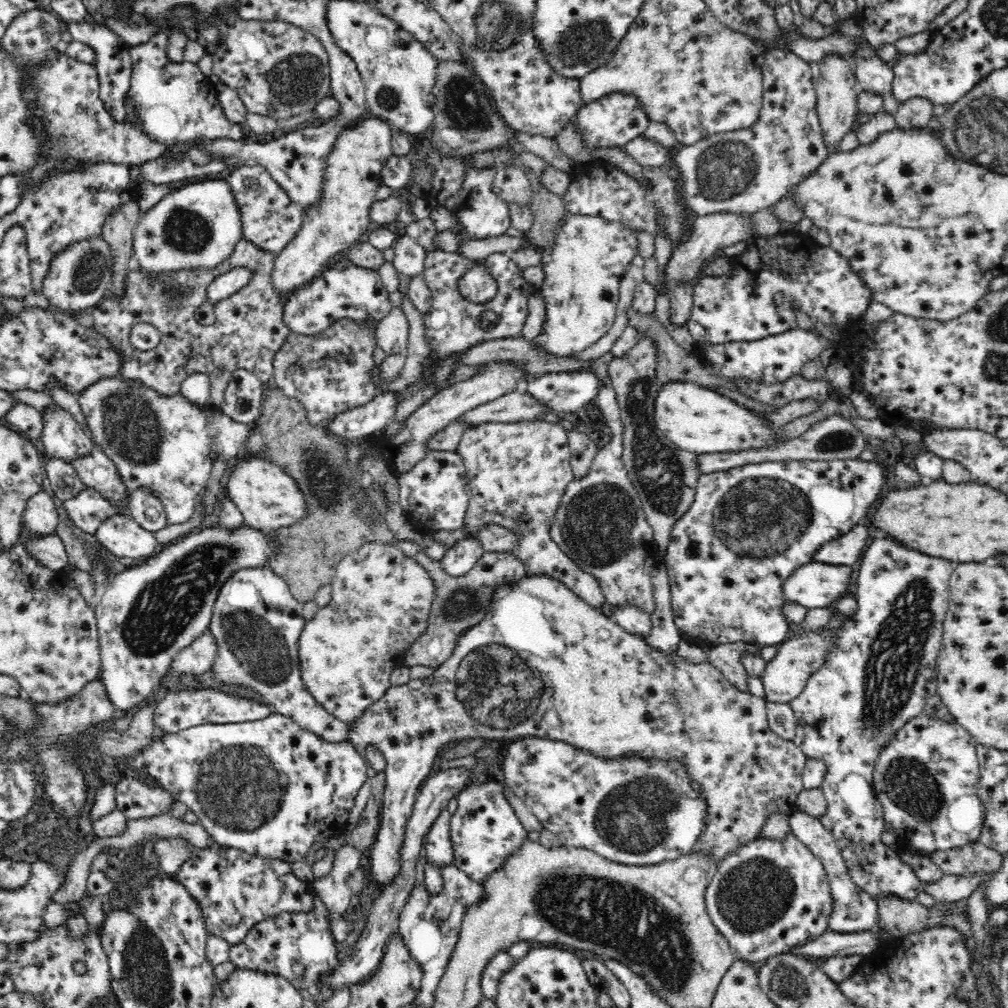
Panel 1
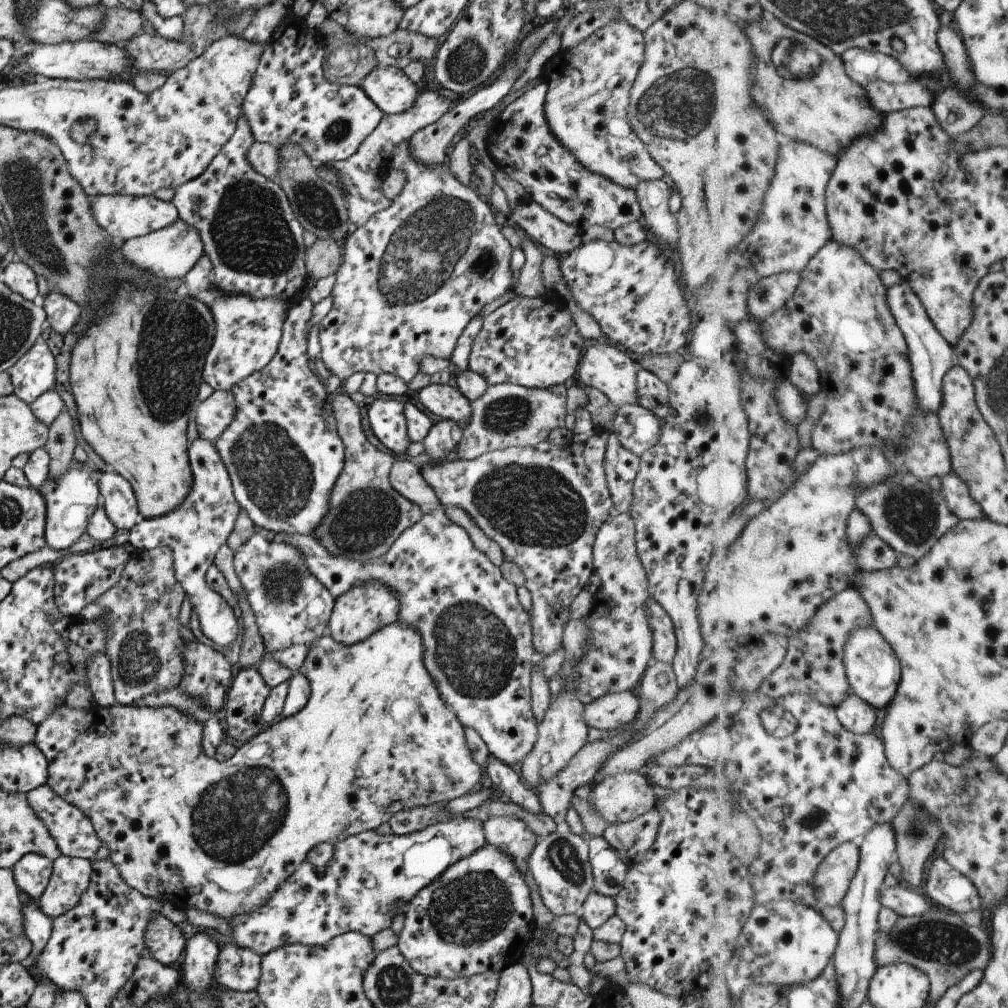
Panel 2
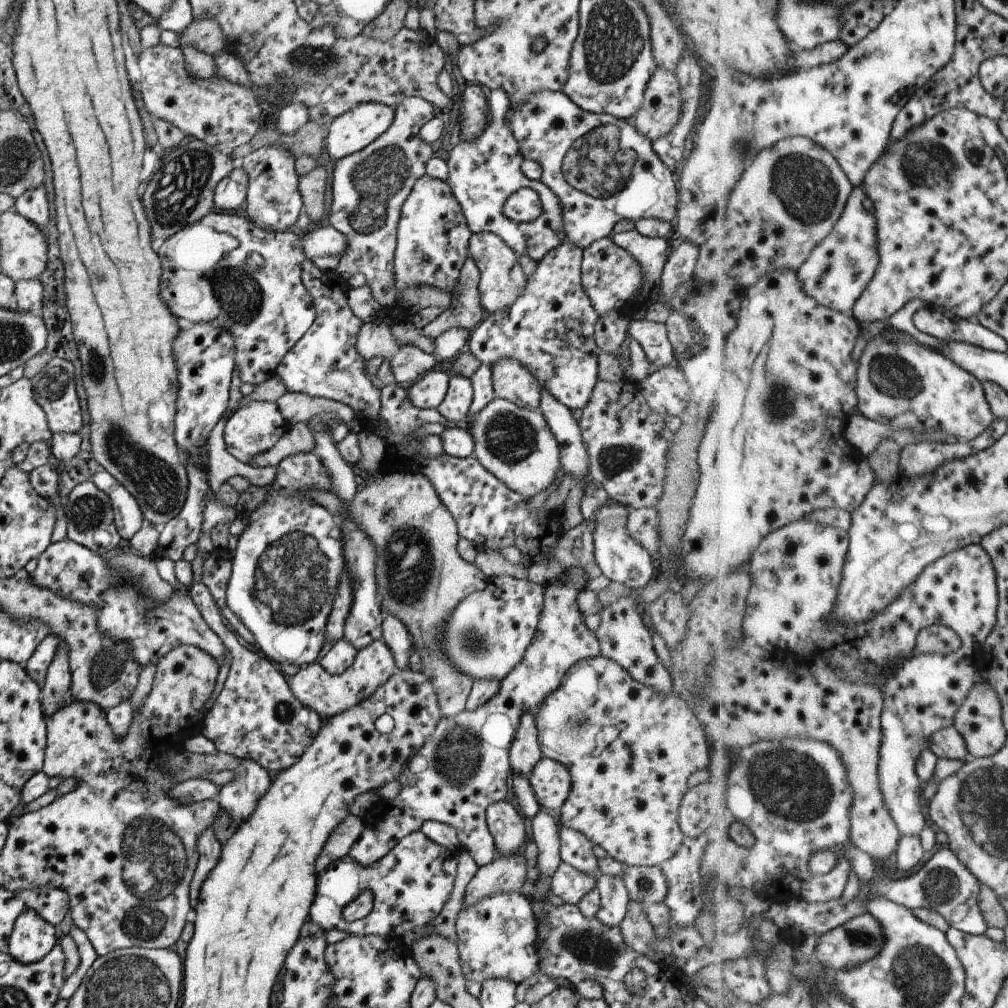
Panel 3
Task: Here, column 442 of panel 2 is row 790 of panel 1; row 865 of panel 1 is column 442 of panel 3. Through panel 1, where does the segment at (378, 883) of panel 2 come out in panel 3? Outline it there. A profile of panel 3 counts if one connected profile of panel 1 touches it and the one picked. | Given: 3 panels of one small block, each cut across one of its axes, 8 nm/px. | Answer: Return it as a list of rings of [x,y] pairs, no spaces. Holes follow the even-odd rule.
[[[420,830],[401,838],[385,856],[369,866],[359,866],[348,854],[342,856],[316,875],[315,898],[308,918],[324,932],[341,930],[355,936],[377,934],[399,939],[403,932],[426,925],[441,912],[453,890],[456,857],[456,851],[431,842]],[[363,890],[372,894],[371,911],[362,919],[345,921],[341,910],[349,904],[354,891]]]

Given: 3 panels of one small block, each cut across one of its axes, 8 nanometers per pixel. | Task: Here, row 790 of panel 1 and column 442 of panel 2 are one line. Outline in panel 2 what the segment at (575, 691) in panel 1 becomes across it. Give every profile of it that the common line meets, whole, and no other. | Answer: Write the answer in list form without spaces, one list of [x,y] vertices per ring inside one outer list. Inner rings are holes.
[[[430,382],[418,390],[417,400],[425,411],[429,410],[435,416],[449,419],[459,426],[463,426],[470,415],[470,400],[467,400],[453,383]],[[398,621],[392,622],[387,626],[384,626],[382,629],[375,631],[369,638],[366,638],[364,641],[356,642],[353,645],[345,646],[340,645],[338,642],[335,642],[329,636],[321,636],[318,639],[315,639],[309,644],[309,650],[307,651],[305,660],[301,665],[299,672],[304,674],[304,677],[307,677],[310,686],[310,695],[305,703],[305,706],[299,712],[296,712],[294,715],[288,717],[280,717],[274,723],[268,724],[262,731],[259,731],[255,736],[252,736],[248,741],[245,741],[242,744],[237,744],[236,751],[231,755],[231,758],[224,760],[222,763],[216,761],[213,757],[208,757],[201,748],[201,740],[203,737],[203,725],[198,720],[188,717],[185,713],[179,709],[176,709],[174,706],[166,707],[133,707],[131,705],[119,705],[115,704],[112,707],[100,708],[95,704],[90,706],[90,711],[81,709],[71,709],[65,704],[61,705],[58,709],[55,709],[49,717],[44,719],[43,722],[40,722],[36,726],[36,733],[34,734],[34,741],[32,742],[45,757],[47,763],[47,778],[46,785],[53,791],[53,794],[59,796],[63,800],[66,800],[69,804],[72,804],[74,807],[82,810],[84,815],[87,815],[89,821],[91,821],[93,830],[95,834],[99,837],[101,844],[106,844],[109,849],[109,861],[111,861],[117,868],[122,878],[123,882],[127,883],[127,886],[130,886],[133,890],[138,890],[143,896],[154,898],[155,900],[165,903],[171,902],[177,908],[182,909],[183,911],[186,908],[195,908],[195,910],[201,910],[201,912],[207,912],[207,914],[213,914],[213,916],[218,916],[223,918],[223,920],[230,921],[233,917],[239,917],[240,915],[246,915],[254,909],[258,909],[261,905],[264,905],[269,899],[270,896],[284,884],[287,877],[290,877],[294,871],[299,868],[299,865],[306,860],[306,854],[310,852],[314,846],[319,845],[320,843],[329,843],[331,846],[339,842],[341,838],[345,838],[349,835],[353,836],[365,831],[373,831],[380,824],[387,823],[388,820],[400,810],[418,807],[418,806],[427,806],[430,804],[448,802],[451,799],[463,796],[464,794],[474,791],[475,788],[478,788],[484,781],[483,769],[478,767],[470,757],[468,753],[465,741],[464,741],[464,727],[461,726],[461,723],[457,720],[455,713],[448,707],[445,706],[445,703],[442,701],[442,698],[439,696],[437,689],[435,688],[432,678],[429,676],[427,669],[423,664],[422,657],[422,644],[420,641],[419,633],[412,629],[411,627],[406,627],[404,624],[400,625]]]

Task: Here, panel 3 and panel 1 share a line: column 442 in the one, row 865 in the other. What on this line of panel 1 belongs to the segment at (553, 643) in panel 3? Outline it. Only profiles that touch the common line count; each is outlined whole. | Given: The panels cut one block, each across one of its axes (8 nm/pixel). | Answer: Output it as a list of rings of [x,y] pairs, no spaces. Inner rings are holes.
[[[792,831],[786,832],[784,838],[776,840],[775,838],[766,839],[762,836],[755,841],[748,842],[745,846],[740,846],[738,850],[730,852],[712,871],[706,888],[705,896],[706,912],[712,921],[712,924],[718,932],[724,935],[733,952],[742,960],[747,962],[758,962],[782,953],[792,952],[798,947],[804,946],[821,934],[829,930],[829,918],[833,911],[834,899],[827,877],[827,872],[823,867],[822,861],[811,851],[808,845],[804,844]]]

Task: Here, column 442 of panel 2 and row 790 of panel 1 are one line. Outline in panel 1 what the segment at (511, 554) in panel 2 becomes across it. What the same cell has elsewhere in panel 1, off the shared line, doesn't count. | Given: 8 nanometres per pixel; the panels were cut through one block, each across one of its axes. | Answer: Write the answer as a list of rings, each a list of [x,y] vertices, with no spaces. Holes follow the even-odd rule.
[[[496,781],[468,784],[455,797],[457,809],[451,816],[453,865],[483,886],[485,880],[503,867],[510,855],[528,840],[528,832],[506,798],[506,787]]]

